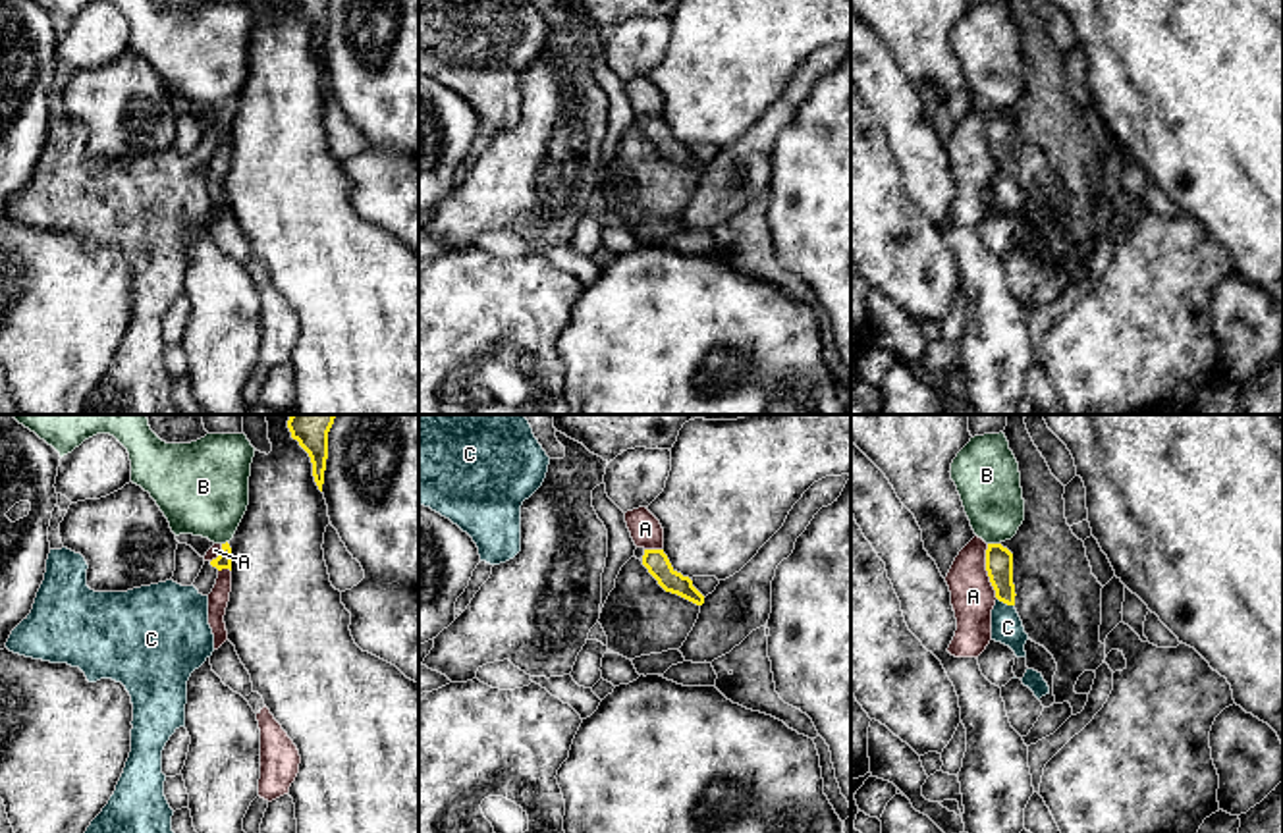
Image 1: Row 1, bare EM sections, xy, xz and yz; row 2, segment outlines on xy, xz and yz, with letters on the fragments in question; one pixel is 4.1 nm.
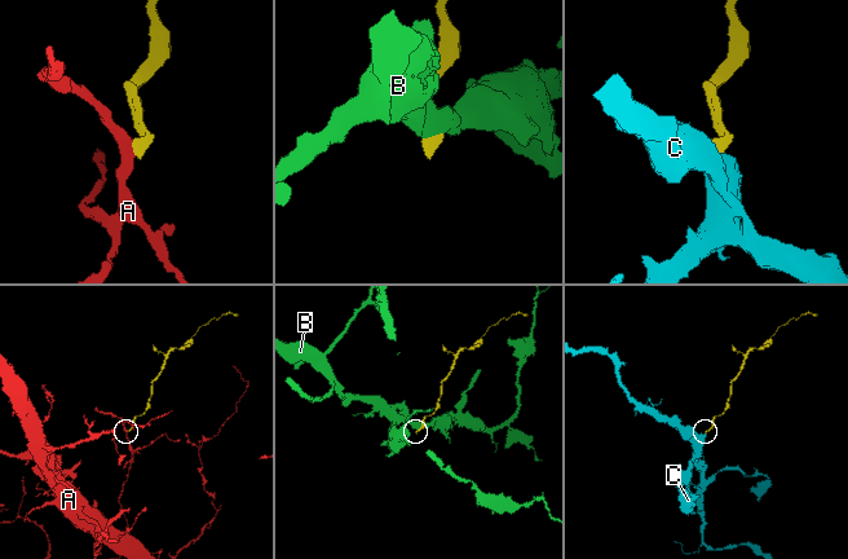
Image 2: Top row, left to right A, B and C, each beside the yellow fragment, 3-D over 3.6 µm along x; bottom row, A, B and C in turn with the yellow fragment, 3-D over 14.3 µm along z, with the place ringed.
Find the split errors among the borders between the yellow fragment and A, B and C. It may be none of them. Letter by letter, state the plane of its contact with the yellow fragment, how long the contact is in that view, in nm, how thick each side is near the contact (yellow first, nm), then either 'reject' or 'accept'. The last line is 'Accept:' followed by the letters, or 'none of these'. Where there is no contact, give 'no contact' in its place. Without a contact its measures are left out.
A: meets yellow in yz; contact 240 nm long; 110 nm thick on the yellow side, 190 nm on the other; reject
B: meets yellow in yz; contact 50 nm long; 110 nm thick on the yellow side, 260 nm on the other; reject
C: meets yellow in yz; contact 80 nm long; 110 nm thick on the yellow side, 130 nm on the other; accept
Accept: C

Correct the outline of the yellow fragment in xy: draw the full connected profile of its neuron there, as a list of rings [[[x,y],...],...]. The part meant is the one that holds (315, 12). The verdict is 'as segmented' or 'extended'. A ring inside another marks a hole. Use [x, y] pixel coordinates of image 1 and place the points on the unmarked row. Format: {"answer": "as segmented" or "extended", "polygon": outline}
{"answer": "as segmented", "polygon": [[[291,0],[291,6],[309,21],[313,31],[313,44],[322,60],[324,39],[328,27],[328,0]]]}

